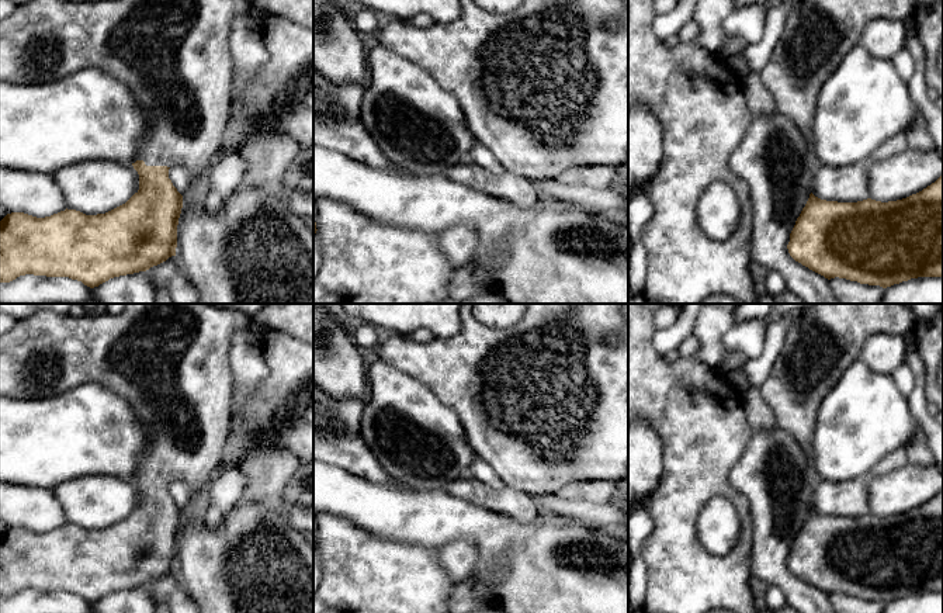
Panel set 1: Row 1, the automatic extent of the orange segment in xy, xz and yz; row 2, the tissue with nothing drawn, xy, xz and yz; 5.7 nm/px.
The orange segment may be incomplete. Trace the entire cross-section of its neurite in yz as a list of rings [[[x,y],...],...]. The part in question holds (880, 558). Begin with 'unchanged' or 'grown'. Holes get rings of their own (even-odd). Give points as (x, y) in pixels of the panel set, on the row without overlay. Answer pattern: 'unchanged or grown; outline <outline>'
unchanged; outline [[[943,491],[916,509],[888,517],[871,513],[826,516],[811,508],[790,548],[787,564],[795,576],[828,595],[839,592],[887,603],[911,593],[943,592]]]

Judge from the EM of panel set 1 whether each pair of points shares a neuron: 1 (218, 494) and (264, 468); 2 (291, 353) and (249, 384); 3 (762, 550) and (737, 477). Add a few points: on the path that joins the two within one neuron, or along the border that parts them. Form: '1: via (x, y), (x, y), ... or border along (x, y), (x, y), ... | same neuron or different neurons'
1: border along (241, 464), (249, 477), (249, 485), (233, 506) | different neurons
2: border along (262, 340), (267, 377), (250, 398) | different neurons
3: via (762, 532), (762, 502), (755, 495) | same neuron

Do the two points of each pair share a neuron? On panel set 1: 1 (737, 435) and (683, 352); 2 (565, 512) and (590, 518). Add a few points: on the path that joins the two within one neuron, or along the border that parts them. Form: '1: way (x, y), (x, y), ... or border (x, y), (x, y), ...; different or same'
1: border (693, 356), (678, 360); different
2: way (571, 512), (585, 512); same

